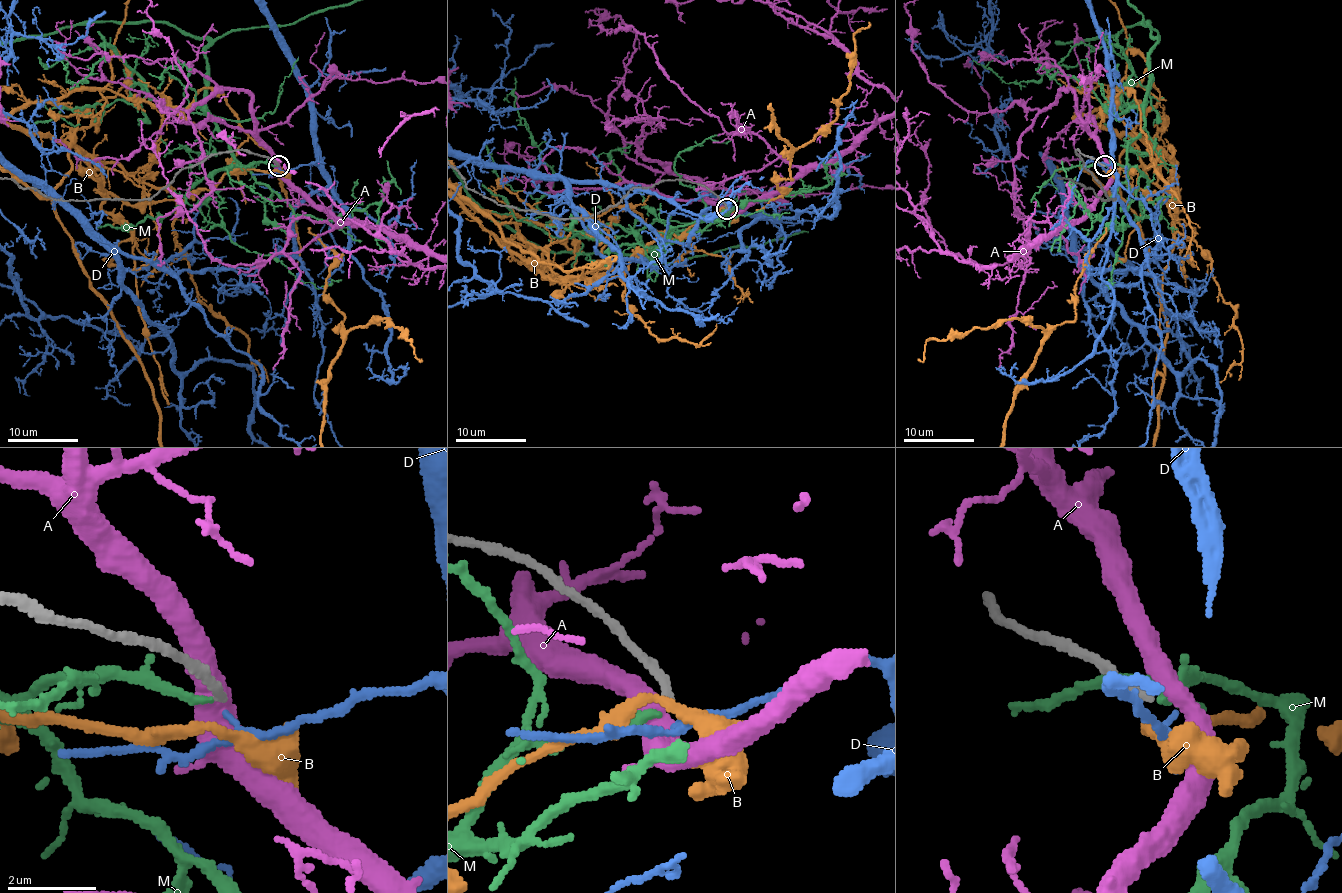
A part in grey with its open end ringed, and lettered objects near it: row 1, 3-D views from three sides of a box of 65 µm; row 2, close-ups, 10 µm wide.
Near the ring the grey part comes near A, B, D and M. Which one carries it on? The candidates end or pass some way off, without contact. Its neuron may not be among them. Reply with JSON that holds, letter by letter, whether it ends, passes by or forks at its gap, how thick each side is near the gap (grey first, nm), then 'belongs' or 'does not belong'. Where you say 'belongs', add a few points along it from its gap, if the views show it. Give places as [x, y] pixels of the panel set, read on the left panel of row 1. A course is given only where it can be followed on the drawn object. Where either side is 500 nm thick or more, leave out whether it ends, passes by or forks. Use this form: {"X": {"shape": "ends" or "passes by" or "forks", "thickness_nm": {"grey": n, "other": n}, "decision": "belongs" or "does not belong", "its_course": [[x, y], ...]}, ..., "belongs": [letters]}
{"A": {"shape": "passes by", "thickness_nm": {"grey": 190, "other": 480}, "decision": "does not belong"}, "B": {"shape": "passes by", "thickness_nm": {"grey": 190, "other": 240}, "decision": "does not belong"}, "D": {"shape": "passes by", "thickness_nm": {"grey": 190, "other": 140}, "decision": "does not belong"}, "M": {"shape": "ends", "thickness_nm": {"grey": 190, "other": 180}, "decision": "does not belong"}, "belongs": []}

